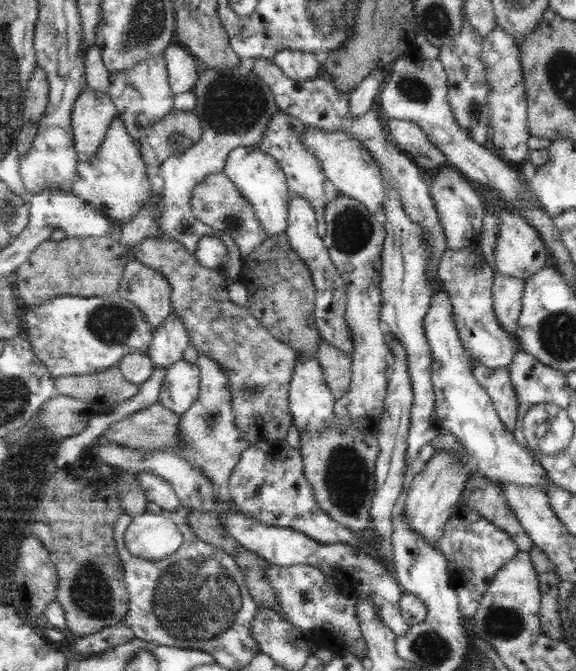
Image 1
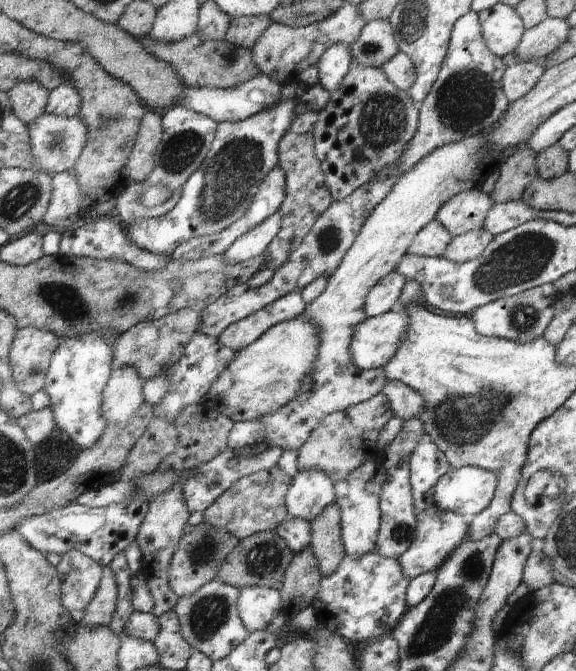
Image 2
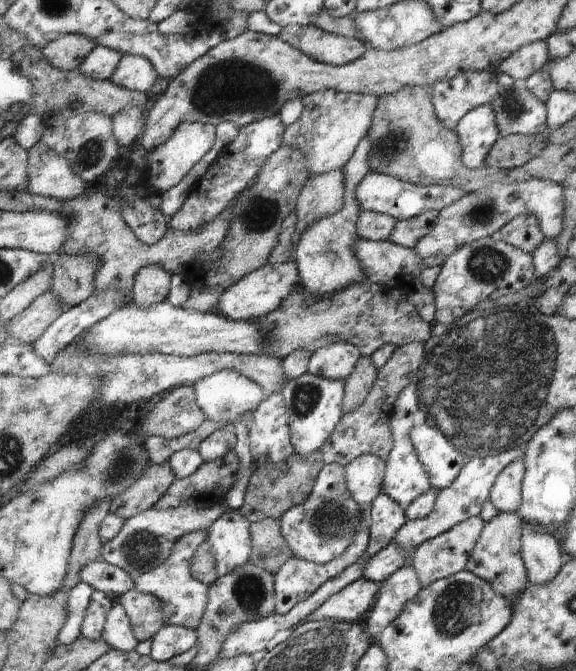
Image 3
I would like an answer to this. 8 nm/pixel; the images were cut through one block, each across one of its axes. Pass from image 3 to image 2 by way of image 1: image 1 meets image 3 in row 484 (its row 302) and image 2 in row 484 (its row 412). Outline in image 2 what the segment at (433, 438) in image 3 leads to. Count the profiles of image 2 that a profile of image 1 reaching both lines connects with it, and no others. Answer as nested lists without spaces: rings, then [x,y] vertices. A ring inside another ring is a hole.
[[[465,465],[446,472],[433,489],[433,504],[470,519],[485,510],[496,487],[496,474],[487,469]]]

